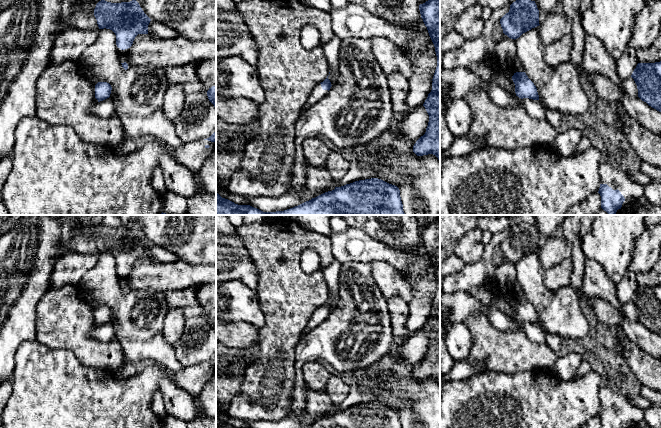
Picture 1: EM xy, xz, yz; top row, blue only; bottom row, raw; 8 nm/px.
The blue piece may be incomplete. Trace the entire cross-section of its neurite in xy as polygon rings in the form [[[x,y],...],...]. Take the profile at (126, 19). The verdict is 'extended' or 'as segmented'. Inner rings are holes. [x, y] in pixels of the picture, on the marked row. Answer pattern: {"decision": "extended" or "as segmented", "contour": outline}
{"decision": "extended", "contour": [[[101,0],[96,4],[94,16],[99,29],[110,29],[116,35],[116,45],[120,48],[120,61],[127,70],[132,65],[126,49],[133,44],[138,34],[148,34],[151,19],[144,13],[136,0],[130,2],[111,3]]]}

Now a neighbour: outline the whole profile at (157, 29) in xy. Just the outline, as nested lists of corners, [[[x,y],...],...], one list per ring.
[[[152,20],[148,25],[148,34],[152,34],[158,38],[163,38],[163,39],[171,39],[179,36],[177,31],[173,30],[172,28],[160,22]]]

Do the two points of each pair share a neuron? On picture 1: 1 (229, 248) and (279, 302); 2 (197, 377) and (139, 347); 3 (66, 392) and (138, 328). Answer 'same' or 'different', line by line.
1: different
2: different
3: different

